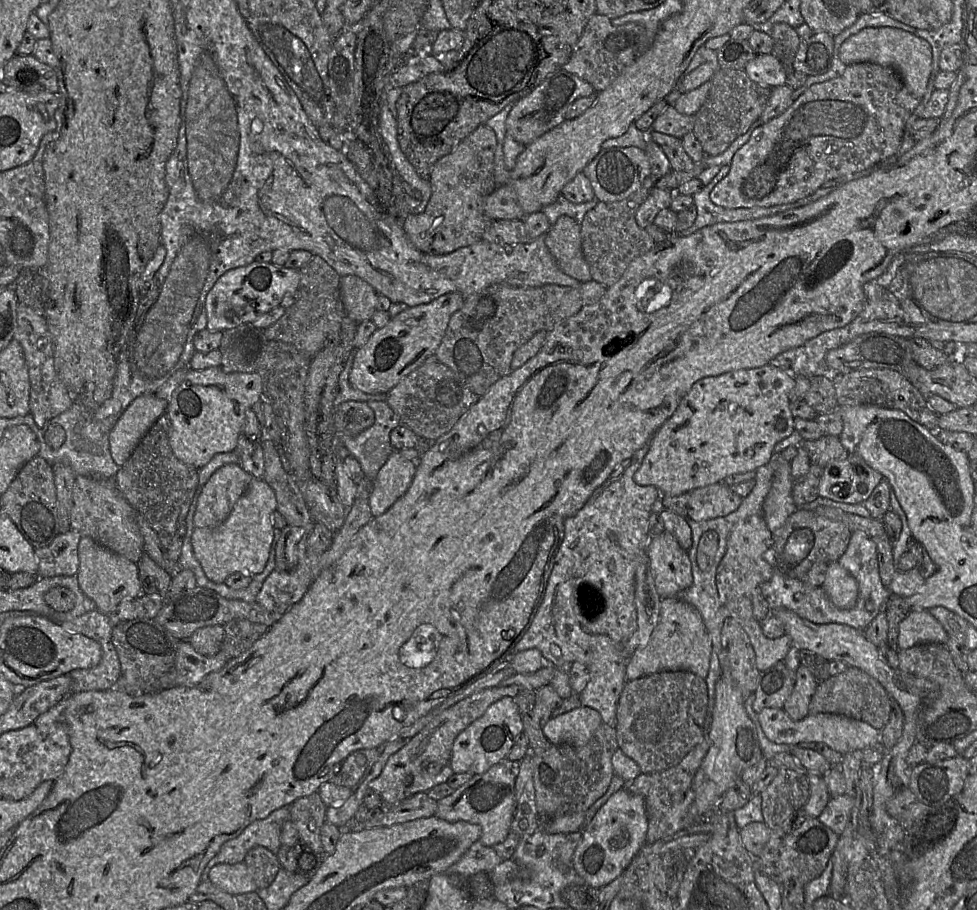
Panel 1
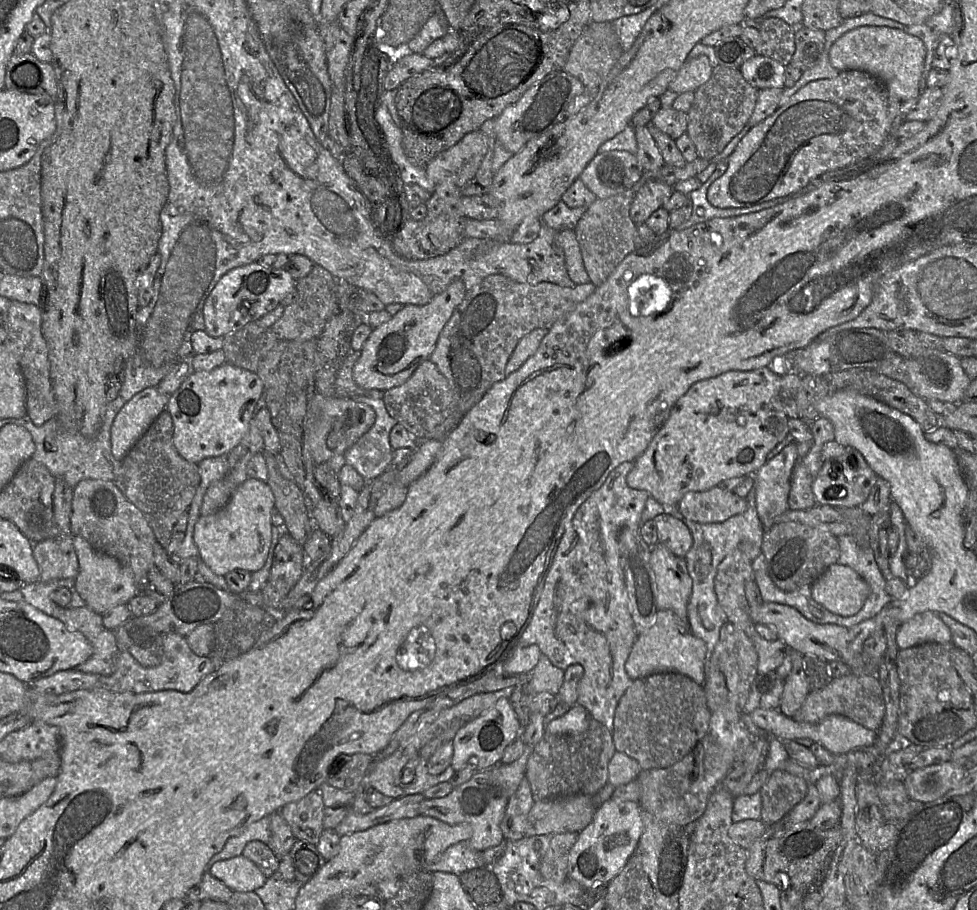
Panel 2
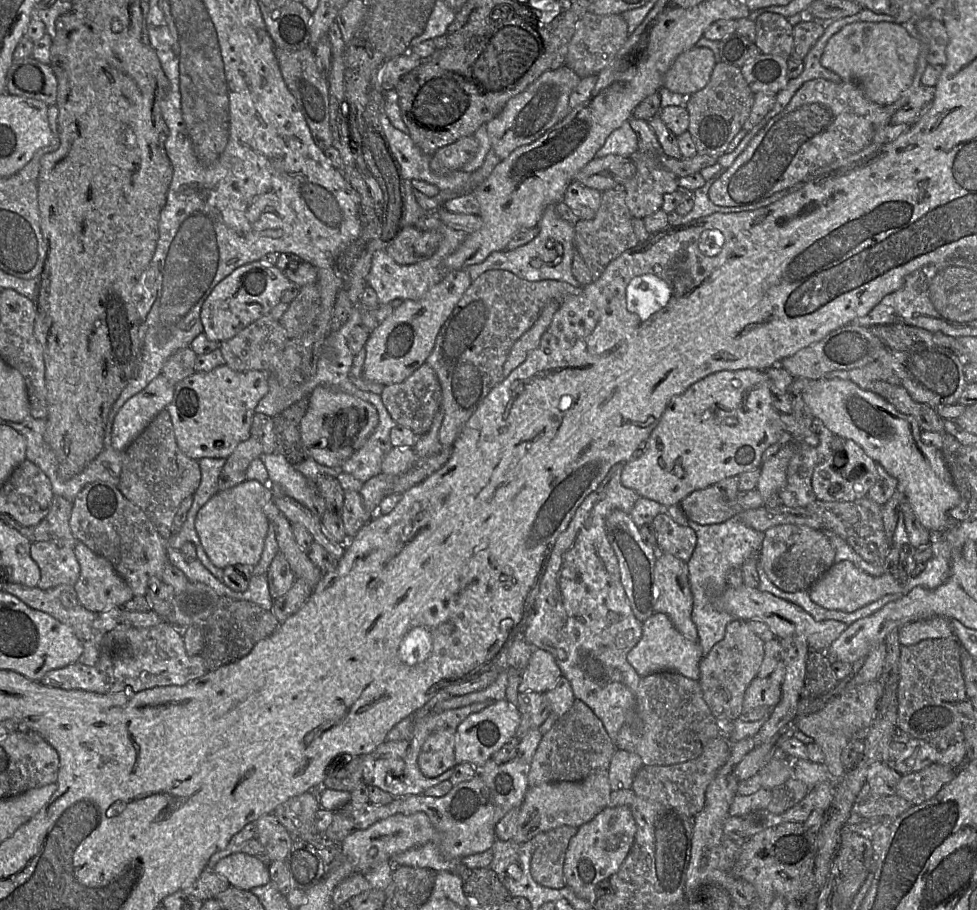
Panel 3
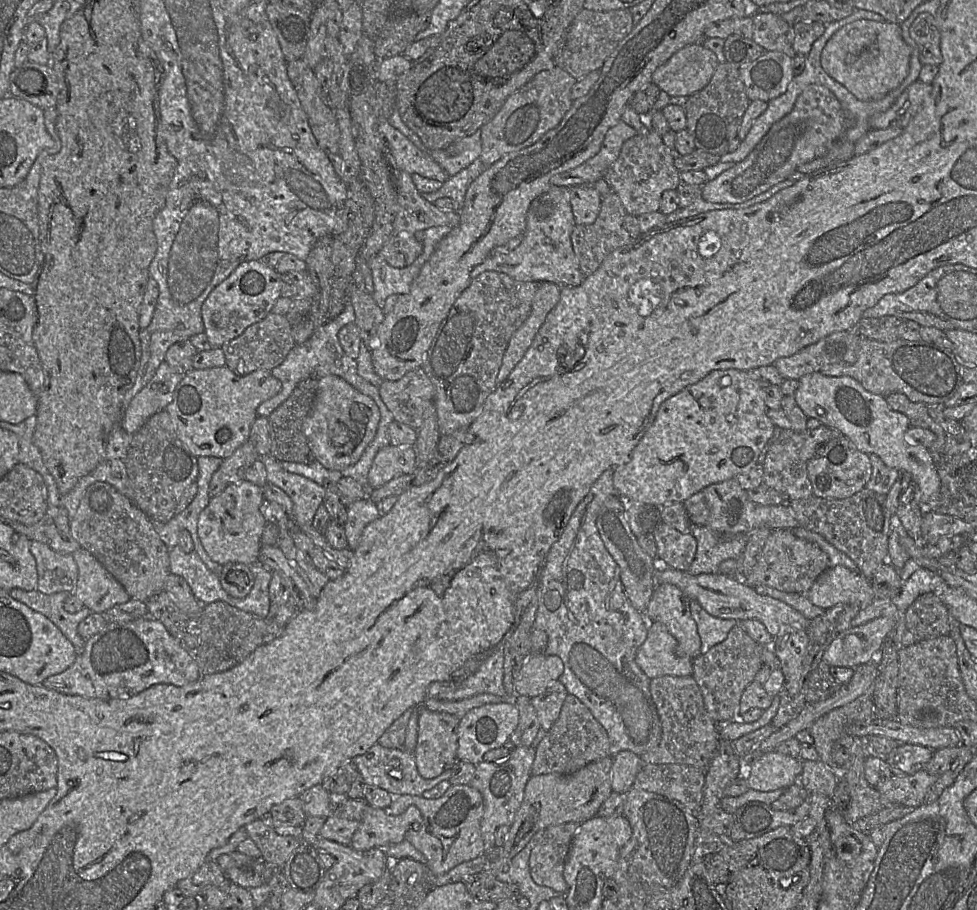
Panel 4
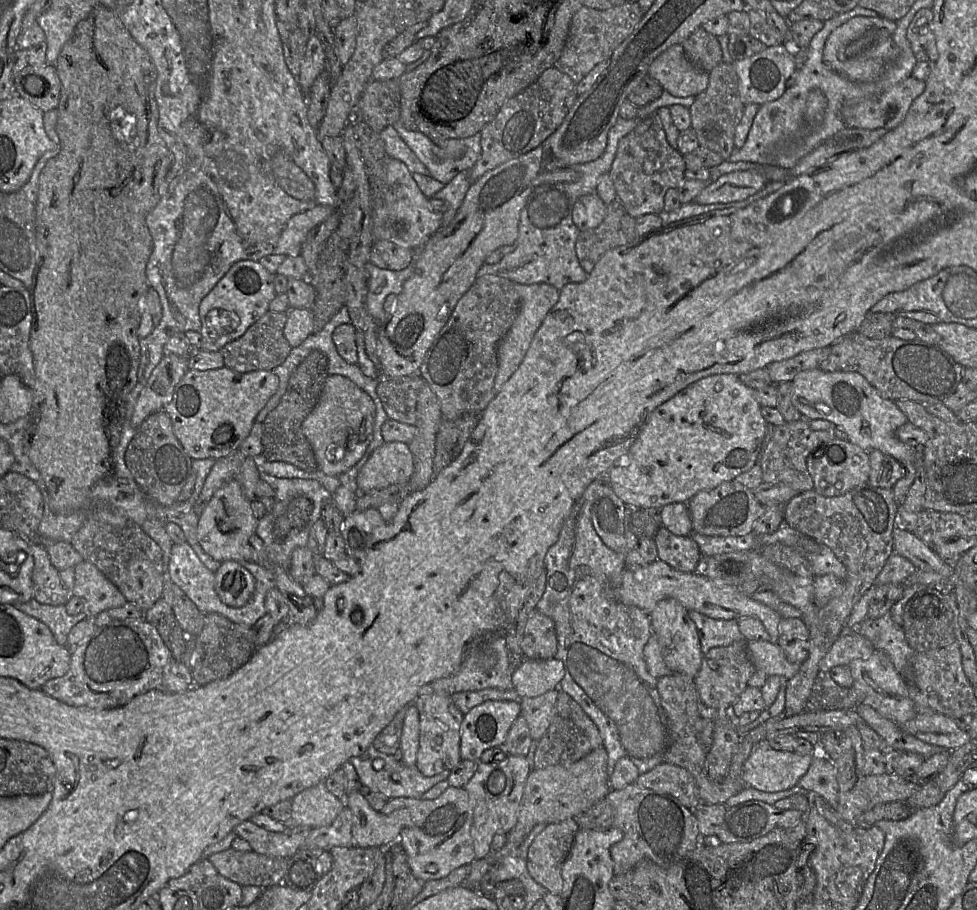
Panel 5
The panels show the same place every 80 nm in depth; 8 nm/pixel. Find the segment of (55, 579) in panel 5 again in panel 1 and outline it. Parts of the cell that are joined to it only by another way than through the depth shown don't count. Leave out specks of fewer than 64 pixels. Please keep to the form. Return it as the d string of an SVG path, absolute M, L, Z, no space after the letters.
M69 530L57 535L46 547L36 549L38 576L49 578L55 576L74 576L79 570L78 545L82 535Z

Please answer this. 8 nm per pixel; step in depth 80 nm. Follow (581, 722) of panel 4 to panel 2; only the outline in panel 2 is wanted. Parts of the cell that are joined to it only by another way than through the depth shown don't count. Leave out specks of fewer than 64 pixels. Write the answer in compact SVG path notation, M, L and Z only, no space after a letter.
M592 717L588 729L581 734L552 735L545 733L528 759L525 774L530 784L534 801L578 794L595 796L608 783L608 764L615 752L612 732Z

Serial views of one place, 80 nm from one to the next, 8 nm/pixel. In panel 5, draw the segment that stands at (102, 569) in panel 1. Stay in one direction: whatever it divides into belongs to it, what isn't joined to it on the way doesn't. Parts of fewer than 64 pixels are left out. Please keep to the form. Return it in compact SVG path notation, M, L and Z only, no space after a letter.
M83 560L74 570L73 593L85 601L89 617L127 603L120 590L92 563Z

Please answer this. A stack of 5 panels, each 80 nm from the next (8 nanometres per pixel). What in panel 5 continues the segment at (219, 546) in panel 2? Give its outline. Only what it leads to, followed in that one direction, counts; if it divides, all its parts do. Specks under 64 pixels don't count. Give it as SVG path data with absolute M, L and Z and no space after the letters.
M233 479L219 488L206 504L199 516L197 539L203 550L214 560L241 563L245 561L244 548L248 539L255 534L258 520L252 511L251 502L243 495L238 481Z

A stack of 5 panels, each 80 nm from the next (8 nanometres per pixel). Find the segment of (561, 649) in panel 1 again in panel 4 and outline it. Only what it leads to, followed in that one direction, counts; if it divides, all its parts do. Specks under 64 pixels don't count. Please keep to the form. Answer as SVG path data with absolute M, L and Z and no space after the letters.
M608 468L596 480L579 503L564 532L546 557L537 588L539 602L534 629L546 632L548 644L543 653L561 658L564 671L560 682L570 695L577 697L605 729L609 738L610 756L631 751L639 757L660 742L662 727L650 693L651 679L636 663L638 648L648 635L648 621L629 601L620 578L620 567L609 553L599 534L596 519L601 505L612 496L619 496L613 483L614 468Z

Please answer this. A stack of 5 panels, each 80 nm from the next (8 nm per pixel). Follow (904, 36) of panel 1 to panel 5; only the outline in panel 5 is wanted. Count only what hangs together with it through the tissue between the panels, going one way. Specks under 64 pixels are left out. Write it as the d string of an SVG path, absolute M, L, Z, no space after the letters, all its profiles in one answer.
M853 17L830 33L824 45L823 61L849 81L873 81L897 56L897 47L893 41L895 30L896 22L882 17Z

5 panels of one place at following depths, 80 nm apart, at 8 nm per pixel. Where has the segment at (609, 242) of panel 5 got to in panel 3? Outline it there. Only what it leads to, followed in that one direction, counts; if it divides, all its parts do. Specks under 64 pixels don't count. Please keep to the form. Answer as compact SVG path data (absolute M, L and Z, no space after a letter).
M623 187L602 193L601 204L595 217L590 220L578 220L575 224L574 239L576 249L589 269L592 281L602 275L612 260L639 243L633 229L632 216L626 205L626 193Z

